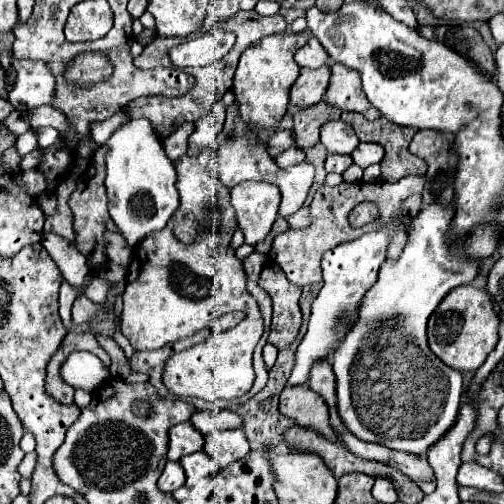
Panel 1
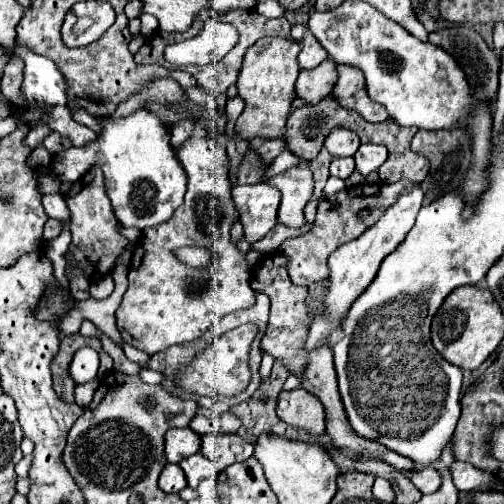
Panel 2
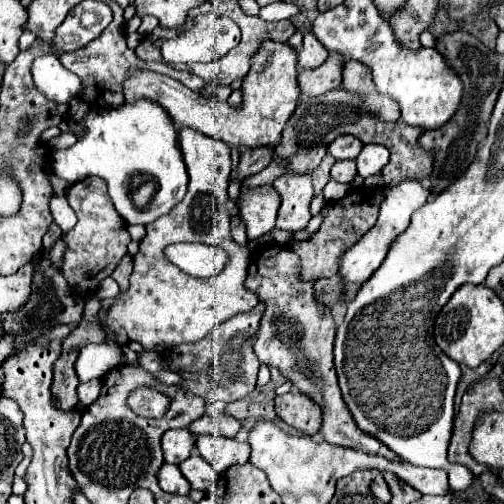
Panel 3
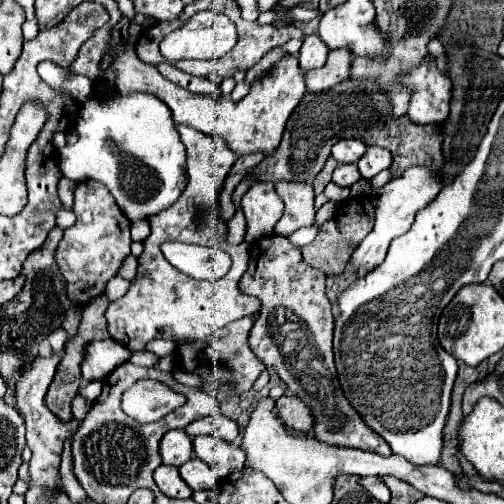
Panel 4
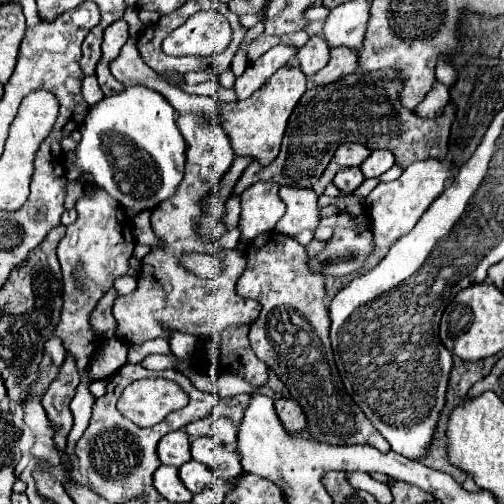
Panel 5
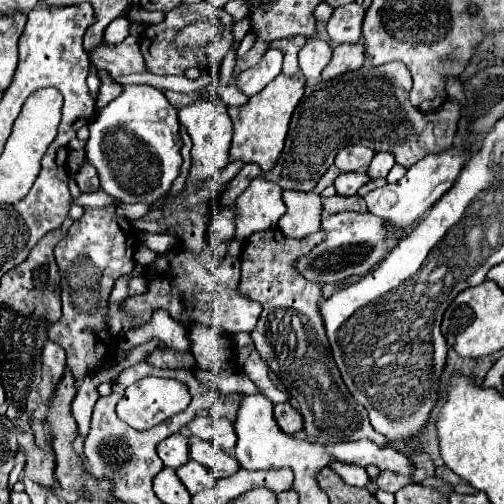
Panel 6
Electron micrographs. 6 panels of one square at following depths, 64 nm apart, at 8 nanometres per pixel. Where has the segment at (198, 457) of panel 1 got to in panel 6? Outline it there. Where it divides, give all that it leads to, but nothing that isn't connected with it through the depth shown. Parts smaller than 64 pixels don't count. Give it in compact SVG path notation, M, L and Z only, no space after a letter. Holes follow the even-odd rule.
M190 460L190 462L184 464L184 466L180 466L180 468L176 470L176 474L178 474L180 482L186 486L186 490L188 490L192 496L198 494L200 490L208 488L208 486L214 482L212 472L208 472L208 468L196 464L194 460Z

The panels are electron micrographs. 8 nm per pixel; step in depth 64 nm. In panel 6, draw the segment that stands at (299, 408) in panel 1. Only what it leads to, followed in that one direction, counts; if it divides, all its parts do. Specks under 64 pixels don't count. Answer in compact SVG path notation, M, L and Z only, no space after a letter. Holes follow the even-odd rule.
M288 402L274 406L274 418L276 418L280 430L286 432L286 434L294 434L294 432L302 430L302 416L300 416L300 412L294 410Z

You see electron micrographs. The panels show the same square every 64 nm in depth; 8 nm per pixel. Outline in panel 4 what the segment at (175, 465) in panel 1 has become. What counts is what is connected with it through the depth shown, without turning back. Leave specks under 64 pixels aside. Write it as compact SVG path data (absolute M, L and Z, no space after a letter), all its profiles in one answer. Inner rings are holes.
M160 466L154 472L154 482L160 488L160 492L164 492L170 498L190 498L192 490L188 488L188 484L184 484L184 480L180 480L178 468L174 466Z

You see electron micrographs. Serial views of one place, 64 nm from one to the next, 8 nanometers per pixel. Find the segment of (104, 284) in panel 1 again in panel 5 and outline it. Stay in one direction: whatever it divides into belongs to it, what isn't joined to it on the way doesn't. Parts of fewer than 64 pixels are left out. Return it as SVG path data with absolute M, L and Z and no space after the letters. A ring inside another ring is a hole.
M122 276L114 282L114 288L118 290L118 294L128 294L128 292L134 292L136 290L136 284L138 284L138 278L134 276Z

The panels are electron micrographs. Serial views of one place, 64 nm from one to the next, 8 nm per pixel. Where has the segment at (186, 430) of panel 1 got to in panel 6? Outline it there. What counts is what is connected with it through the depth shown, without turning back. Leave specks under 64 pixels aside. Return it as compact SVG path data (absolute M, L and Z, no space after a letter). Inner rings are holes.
M176 432L174 436L168 436L166 440L162 440L158 444L158 456L162 458L164 466L178 470L180 466L184 466L190 456L188 456L188 438L180 432Z

